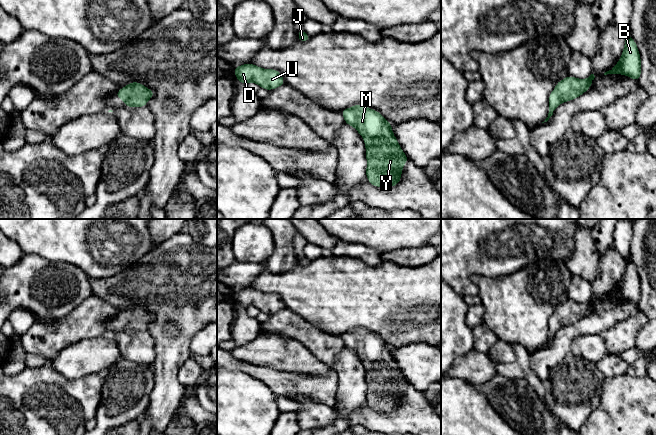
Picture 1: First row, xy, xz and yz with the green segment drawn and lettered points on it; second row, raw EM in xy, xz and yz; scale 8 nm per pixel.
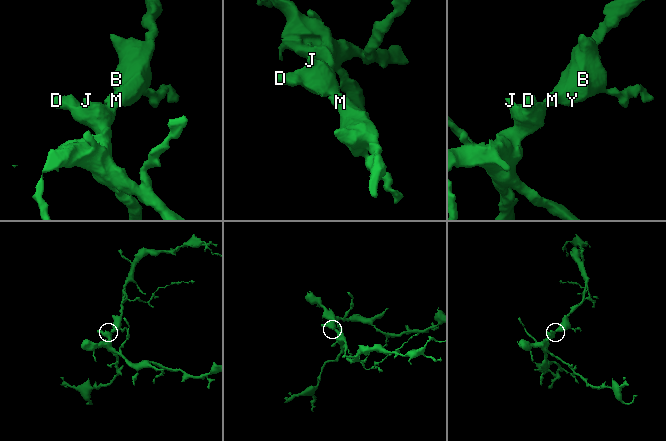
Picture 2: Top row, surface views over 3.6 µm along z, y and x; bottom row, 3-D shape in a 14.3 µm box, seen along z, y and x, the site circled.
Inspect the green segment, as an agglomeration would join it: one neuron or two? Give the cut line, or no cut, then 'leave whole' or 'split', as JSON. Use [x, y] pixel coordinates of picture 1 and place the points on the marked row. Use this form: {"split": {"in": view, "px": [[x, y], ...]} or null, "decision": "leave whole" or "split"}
{"split": null, "decision": "leave whole"}

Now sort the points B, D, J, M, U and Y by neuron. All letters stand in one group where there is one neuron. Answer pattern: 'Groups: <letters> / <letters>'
Groups: B D J M U Y

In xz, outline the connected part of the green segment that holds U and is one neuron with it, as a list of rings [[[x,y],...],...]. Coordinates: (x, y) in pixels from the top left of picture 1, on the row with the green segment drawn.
[[[251,63],[236,66],[234,69],[236,79],[243,84],[254,82],[260,88],[273,90],[285,84],[284,78],[280,72],[275,69],[262,69]]]

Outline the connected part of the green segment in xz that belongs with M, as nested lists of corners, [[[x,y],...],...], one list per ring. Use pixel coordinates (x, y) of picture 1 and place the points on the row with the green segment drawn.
[[[363,104],[341,110],[345,123],[354,127],[363,137],[366,147],[367,180],[375,187],[389,188],[396,186],[401,180],[403,165],[409,161],[392,132],[392,125],[379,111],[367,108]]]

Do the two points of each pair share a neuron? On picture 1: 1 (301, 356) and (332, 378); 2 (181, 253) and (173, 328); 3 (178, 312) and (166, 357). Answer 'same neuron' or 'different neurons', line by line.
1: different neurons
2: same neuron
3: same neuron

